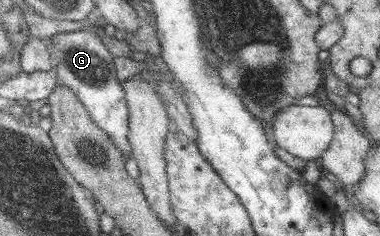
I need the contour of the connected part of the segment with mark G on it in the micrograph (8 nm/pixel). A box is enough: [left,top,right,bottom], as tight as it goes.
[49,30,141,182]

